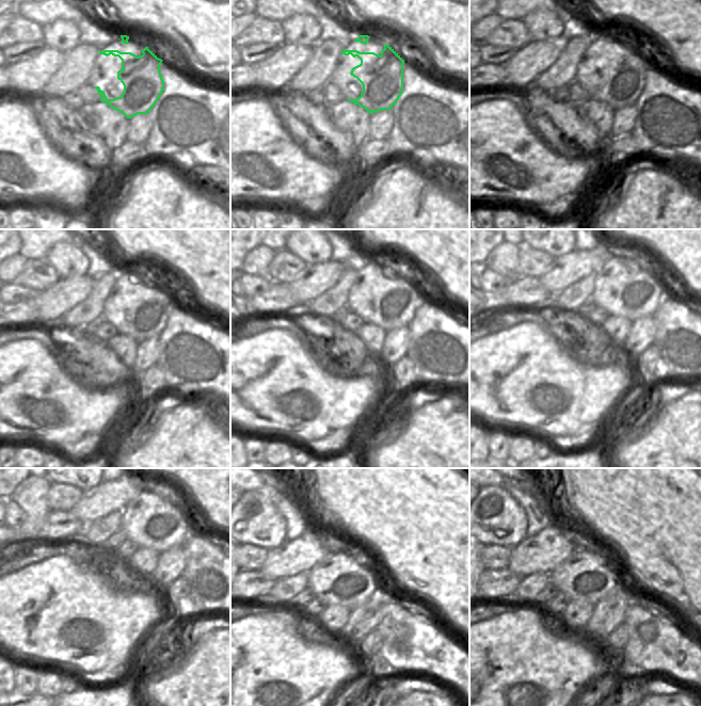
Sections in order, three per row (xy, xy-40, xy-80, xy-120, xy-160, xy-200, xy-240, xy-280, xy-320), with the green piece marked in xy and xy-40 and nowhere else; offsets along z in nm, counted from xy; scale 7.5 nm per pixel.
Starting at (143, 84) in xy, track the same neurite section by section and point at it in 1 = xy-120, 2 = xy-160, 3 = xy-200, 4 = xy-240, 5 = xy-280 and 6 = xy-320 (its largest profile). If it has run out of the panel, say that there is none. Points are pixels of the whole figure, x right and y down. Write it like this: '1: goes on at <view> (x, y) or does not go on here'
1: goes on at xy-120 (143, 315)
2: goes on at xy-160 (379, 306)
3: goes on at xy-200 (612, 295)
4: goes on at xy-240 (177, 532)
5: goes on at xy-280 (425, 533)
6: goes on at xy-320 (660, 533)

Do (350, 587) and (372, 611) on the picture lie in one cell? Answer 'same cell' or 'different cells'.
different cells

